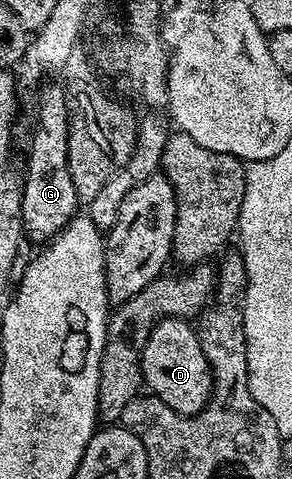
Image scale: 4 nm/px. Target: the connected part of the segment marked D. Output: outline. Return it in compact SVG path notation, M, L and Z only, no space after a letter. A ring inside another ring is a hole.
M186 318L160 319L151 330L141 353L141 373L146 390L160 399L178 415L196 415L207 408L211 400L211 363L201 349L199 332Z

